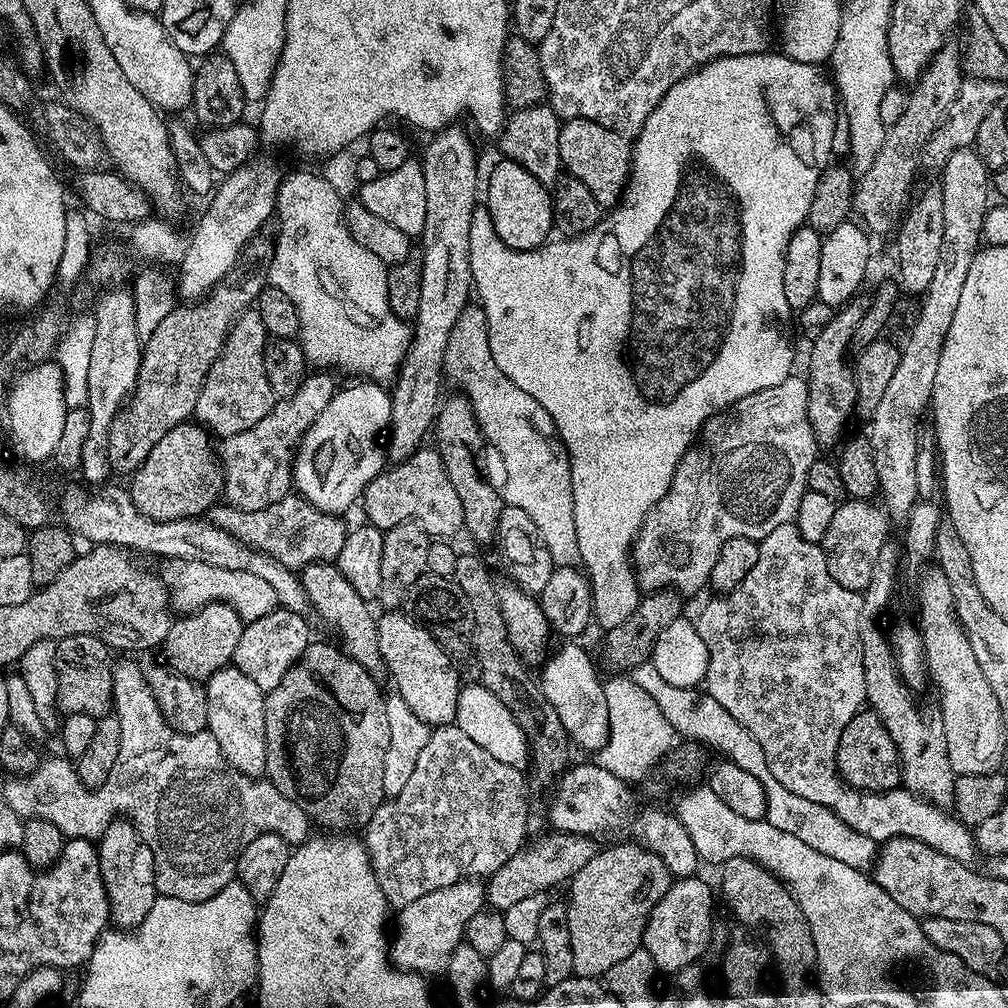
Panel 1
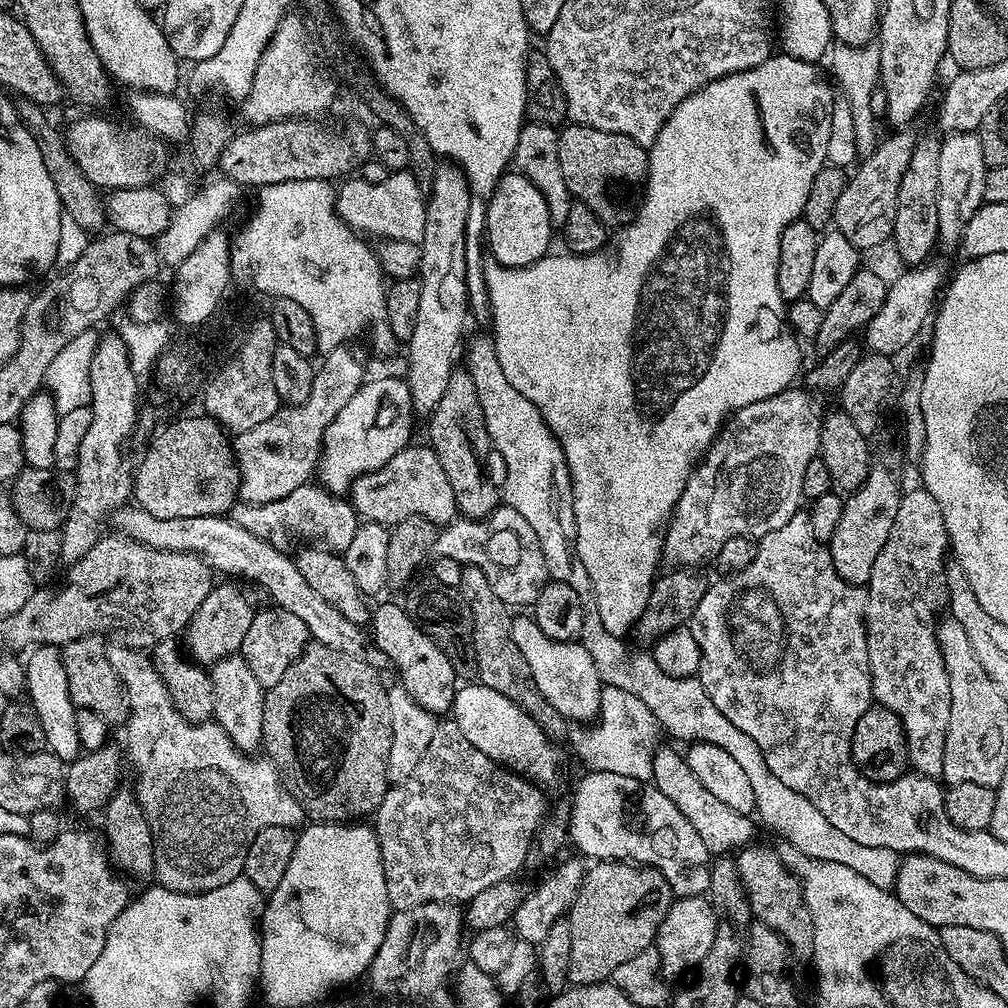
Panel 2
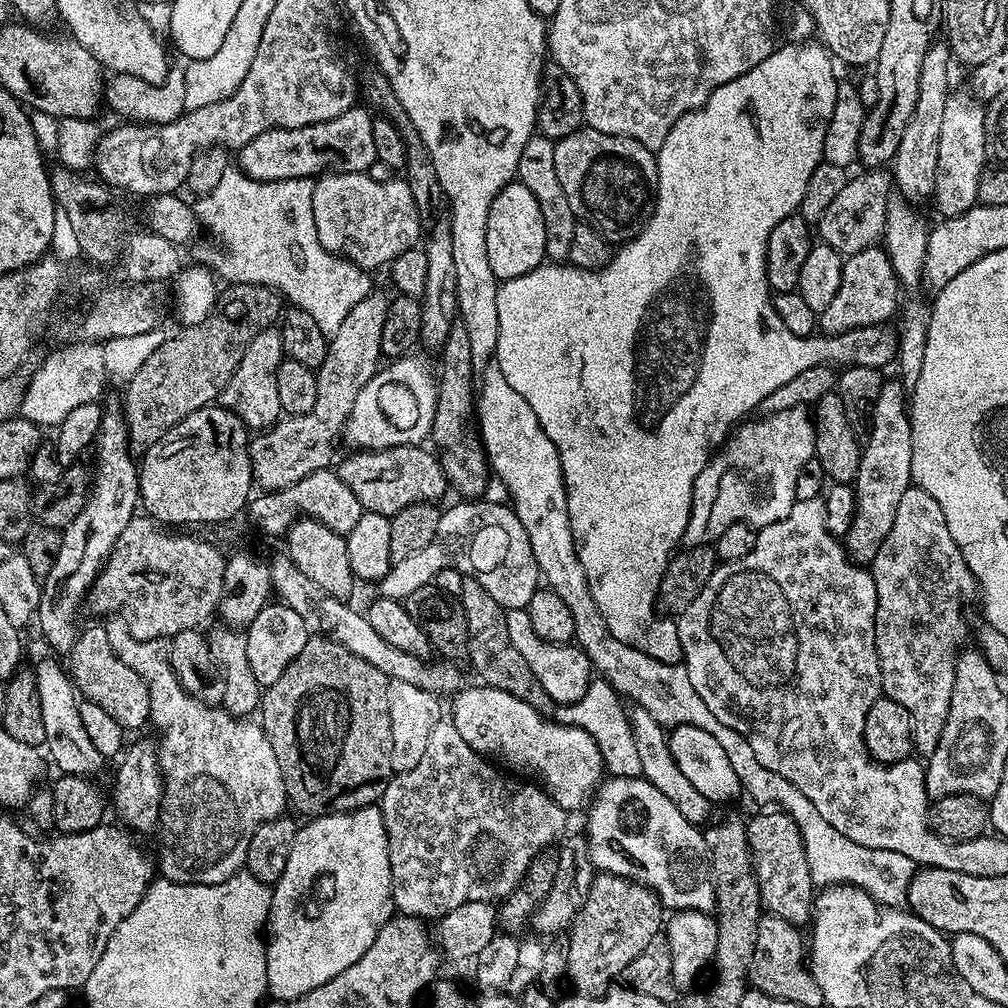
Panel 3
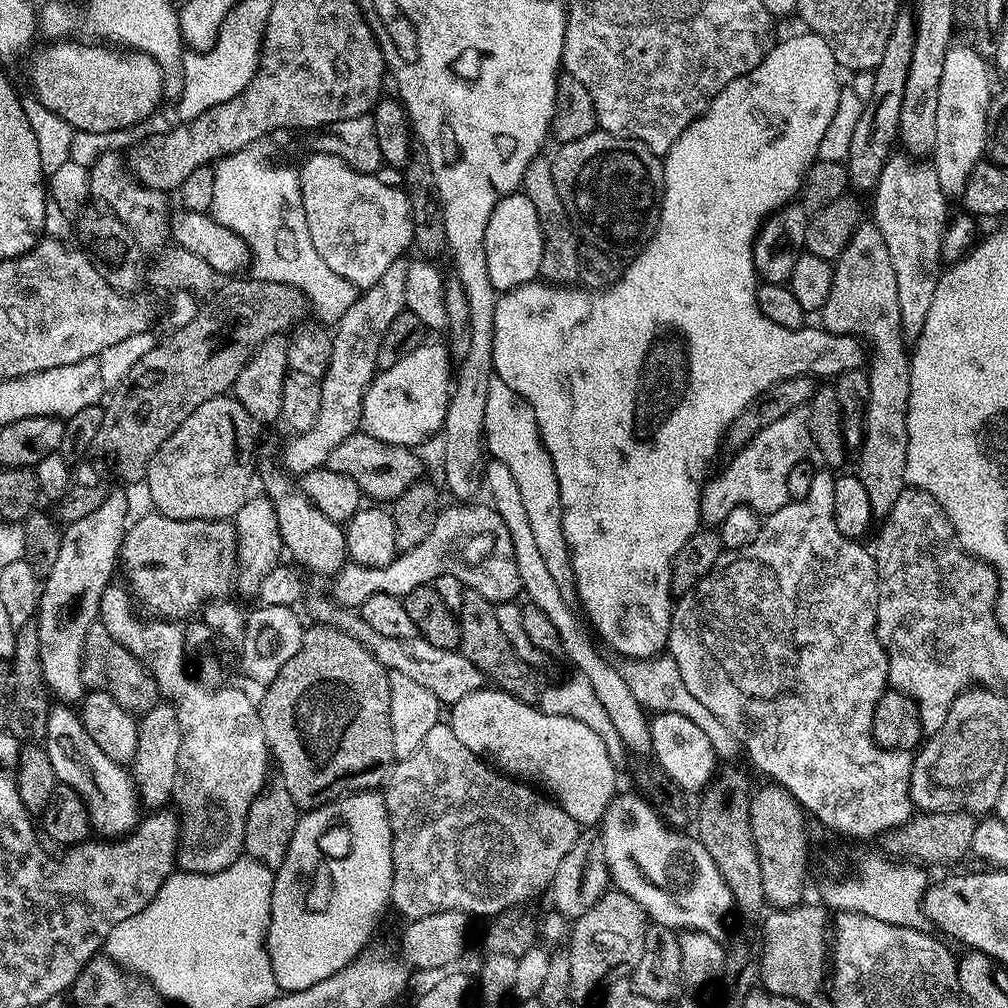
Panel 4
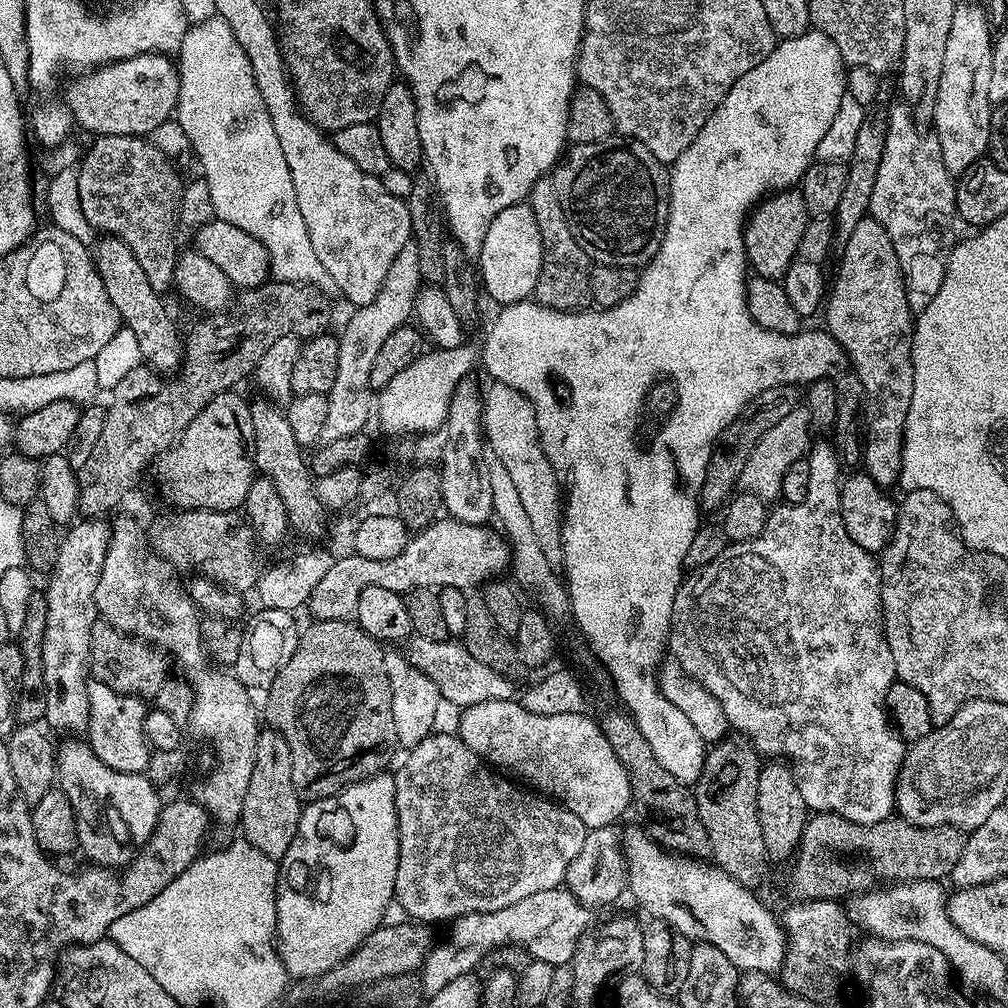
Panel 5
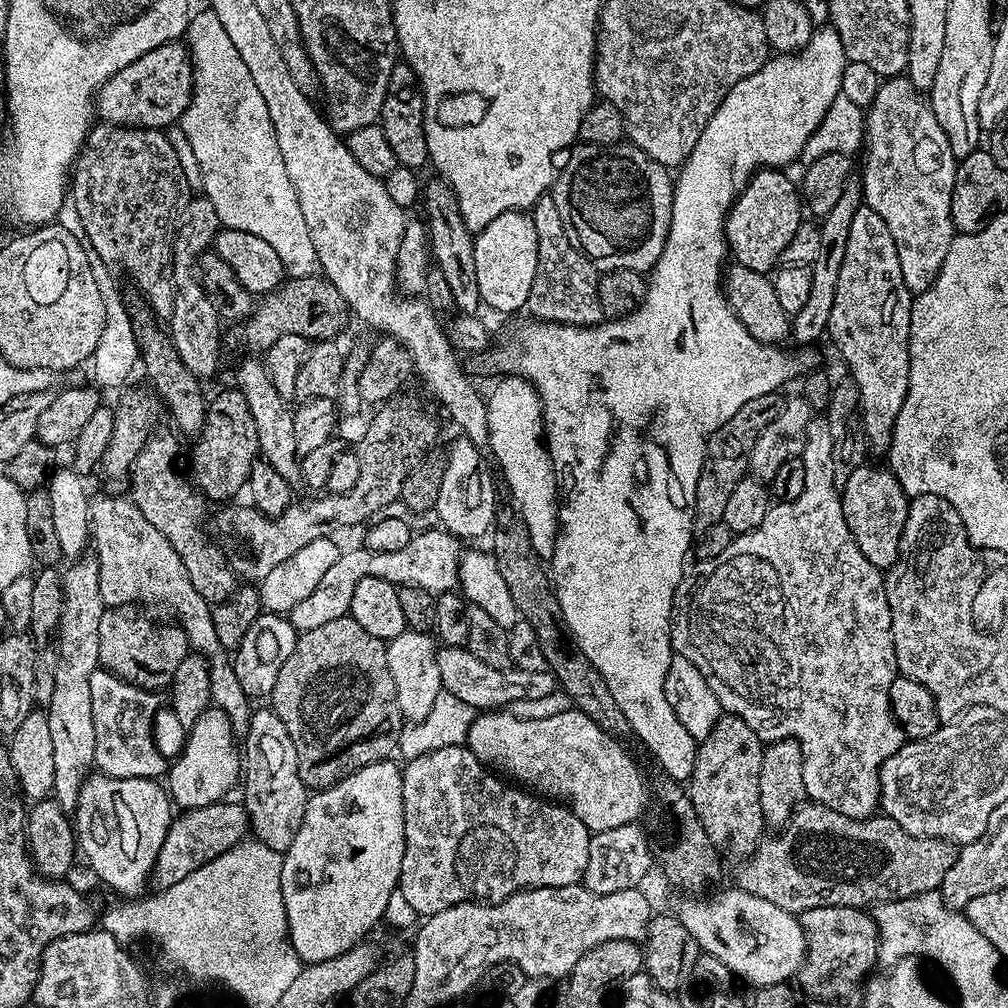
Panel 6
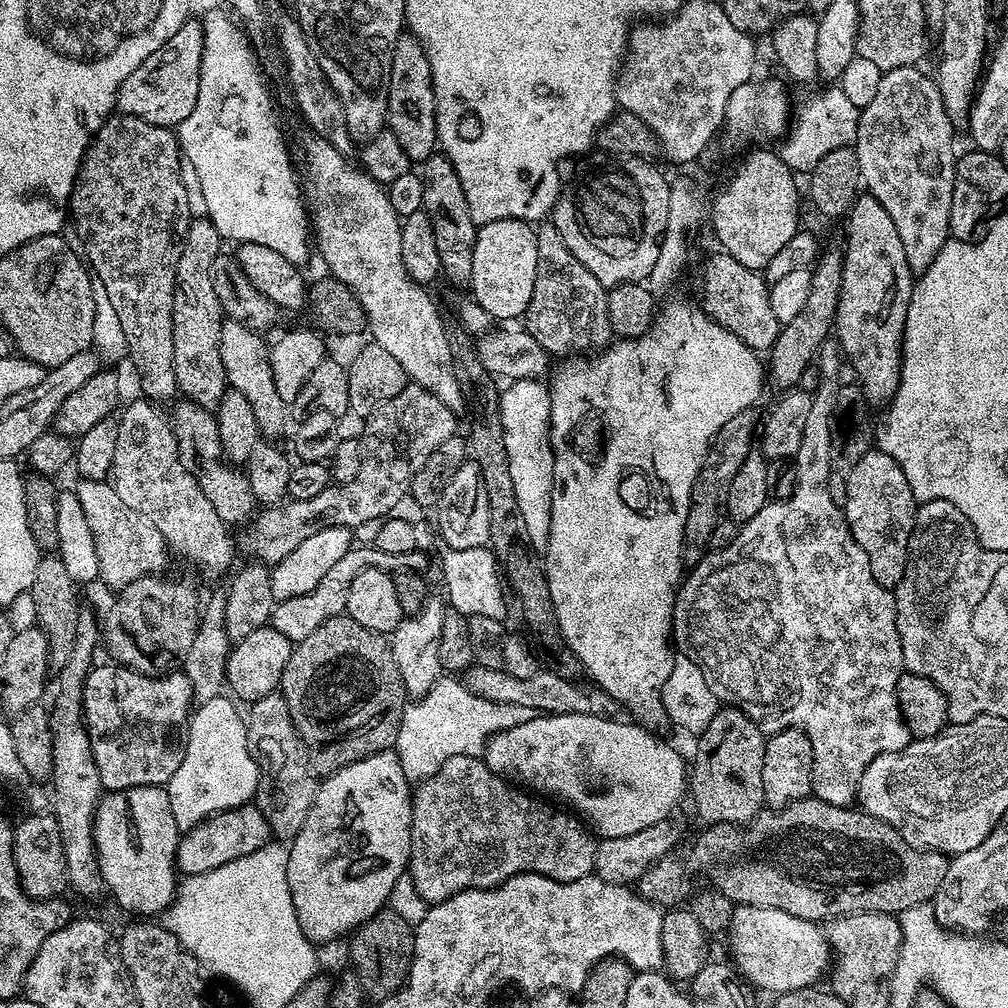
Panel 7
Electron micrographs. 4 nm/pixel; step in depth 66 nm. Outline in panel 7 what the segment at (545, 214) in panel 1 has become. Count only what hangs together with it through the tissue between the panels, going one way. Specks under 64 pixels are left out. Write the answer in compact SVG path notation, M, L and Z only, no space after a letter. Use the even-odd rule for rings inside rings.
M495 220L479 225L474 242L470 296L493 321L516 322L525 315L537 273L536 234L537 229L526 220Z

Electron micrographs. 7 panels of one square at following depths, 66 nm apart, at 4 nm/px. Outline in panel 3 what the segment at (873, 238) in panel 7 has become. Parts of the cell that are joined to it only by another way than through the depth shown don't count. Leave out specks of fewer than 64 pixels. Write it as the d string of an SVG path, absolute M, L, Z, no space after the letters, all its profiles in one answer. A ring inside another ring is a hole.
M873 246L845 259L841 285L826 310L819 313L818 326L825 335L837 336L868 324L883 325L896 310L900 283L885 249ZM887 379L868 418L870 428L864 440L861 460L854 487L856 490L855 516L844 537L849 556L860 564L871 563L882 541L894 524L902 495L912 486L913 438L912 422L908 409L908 396L899 379Z

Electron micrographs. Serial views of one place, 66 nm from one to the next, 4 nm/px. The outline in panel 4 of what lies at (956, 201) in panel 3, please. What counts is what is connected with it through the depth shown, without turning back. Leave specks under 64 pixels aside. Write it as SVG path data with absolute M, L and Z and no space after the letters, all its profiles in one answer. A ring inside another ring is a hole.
M953 43L942 68L942 86L938 90L938 138L930 163L948 198L960 198L968 191L968 181L976 164L985 159L988 146L988 107L992 104L994 87L988 77L988 64L971 43Z

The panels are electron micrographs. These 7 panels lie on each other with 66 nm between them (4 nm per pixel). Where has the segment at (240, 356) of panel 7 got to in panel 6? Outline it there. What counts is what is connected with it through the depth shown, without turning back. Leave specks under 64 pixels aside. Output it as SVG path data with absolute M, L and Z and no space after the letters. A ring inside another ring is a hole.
M260 358L248 359L252 360L244 360L237 366L234 387L242 394L242 398L246 398L250 406L250 414L254 417L254 430L258 434L259 455L270 466L274 466L274 470L278 470L278 474L282 474L282 478L288 484L299 485L301 483L300 461L294 446L293 409L289 401L284 400L282 394L278 394L274 382L270 382L267 363Z

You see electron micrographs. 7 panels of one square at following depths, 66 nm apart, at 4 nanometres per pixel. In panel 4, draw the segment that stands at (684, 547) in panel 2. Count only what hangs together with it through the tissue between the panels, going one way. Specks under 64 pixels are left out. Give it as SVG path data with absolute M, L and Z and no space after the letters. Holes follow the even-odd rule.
M807 411L791 412L786 418L778 418L778 422L770 422L766 430L733 455L736 457L716 477L713 475L705 483L700 493L701 521L708 526L719 526L735 508L753 508L761 514L777 512L789 503L786 478L809 455L811 444Z

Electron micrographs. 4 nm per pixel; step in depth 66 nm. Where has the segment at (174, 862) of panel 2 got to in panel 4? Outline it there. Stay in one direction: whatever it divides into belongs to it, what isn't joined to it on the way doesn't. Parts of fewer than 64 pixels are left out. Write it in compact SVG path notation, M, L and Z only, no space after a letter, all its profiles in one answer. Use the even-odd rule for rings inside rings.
M113 582L102 594L100 599L100 615L99 623L106 626L106 630L110 630L110 638L114 638L114 642L120 642L122 646L126 646L126 650L130 650L139 660L144 661L149 672L156 679L156 687L159 695L165 701L171 701L176 707L177 720L183 729L183 740L181 742L180 756L177 758L176 784L173 786L171 799L174 801L174 808L182 817L182 827L180 830L180 846L176 849L176 863L179 871L182 872L201 872L202 874L210 874L218 870L226 870L226 866L230 866L244 852L244 835L246 834L246 814L250 810L250 806L256 800L256 797L264 791L269 783L268 762L270 766L270 753L268 743L266 742L266 734L262 730L262 718L260 710L255 699L251 700L246 693L240 688L228 688L229 686L212 687L201 682L188 668L184 665L184 652L186 653L186 645L184 642L184 624L163 618L145 618L143 615L136 616L136 612L132 609L134 605L134 597L123 583Z

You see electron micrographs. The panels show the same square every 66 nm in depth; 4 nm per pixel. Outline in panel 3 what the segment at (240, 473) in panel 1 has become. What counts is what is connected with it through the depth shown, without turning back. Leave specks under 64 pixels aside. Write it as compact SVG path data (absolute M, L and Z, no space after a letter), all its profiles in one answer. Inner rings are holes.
M369 291L368 296L346 314L328 341L326 358L322 366L315 369L318 398L311 410L301 416L281 418L271 428L251 437L248 453L252 478L259 487L261 484L261 489L278 492L286 486L294 486L294 482L302 482L306 474L314 474L333 463L332 447L336 439L341 439L354 410L355 398L381 367L382 326L386 326L389 303L390 296L386 293Z

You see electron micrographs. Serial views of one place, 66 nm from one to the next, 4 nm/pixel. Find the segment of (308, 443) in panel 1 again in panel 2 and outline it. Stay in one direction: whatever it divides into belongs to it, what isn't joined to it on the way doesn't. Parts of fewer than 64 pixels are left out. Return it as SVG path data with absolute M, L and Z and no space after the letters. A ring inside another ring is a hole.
M401 377L369 379L360 386L353 398L338 412L334 422L327 427L323 436L320 460L317 464L316 478L321 487L336 495L347 493L353 482L364 473L380 469L401 449L409 445L410 434L416 413L411 400L408 383Z

